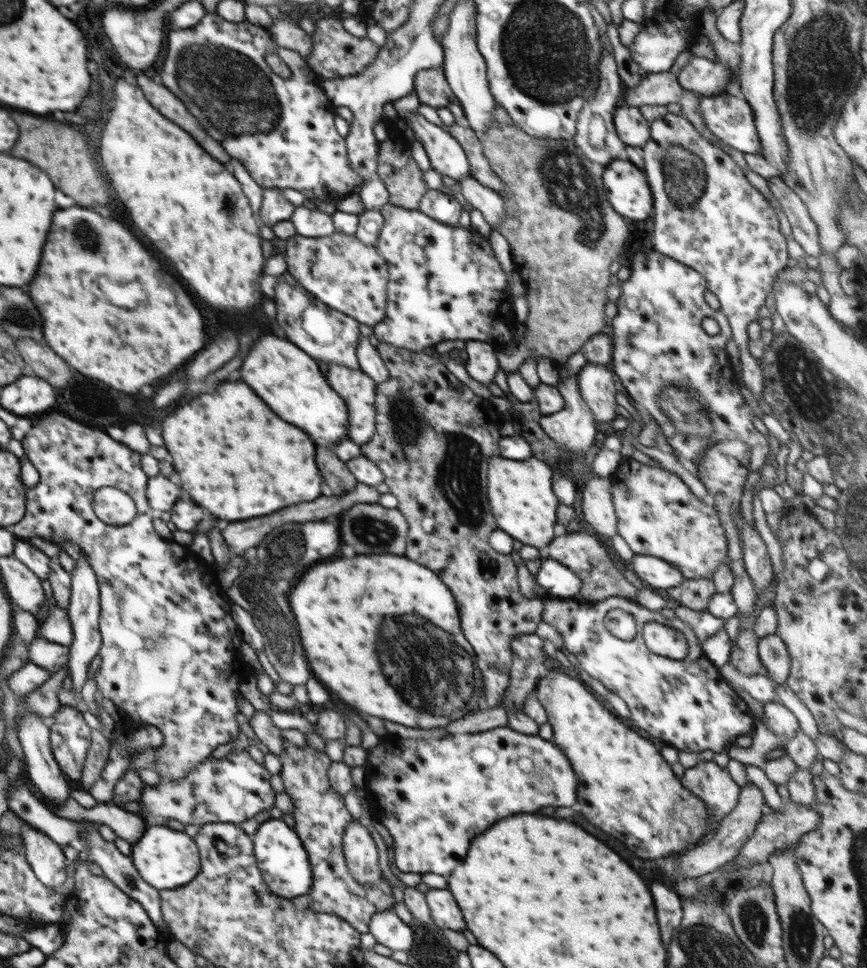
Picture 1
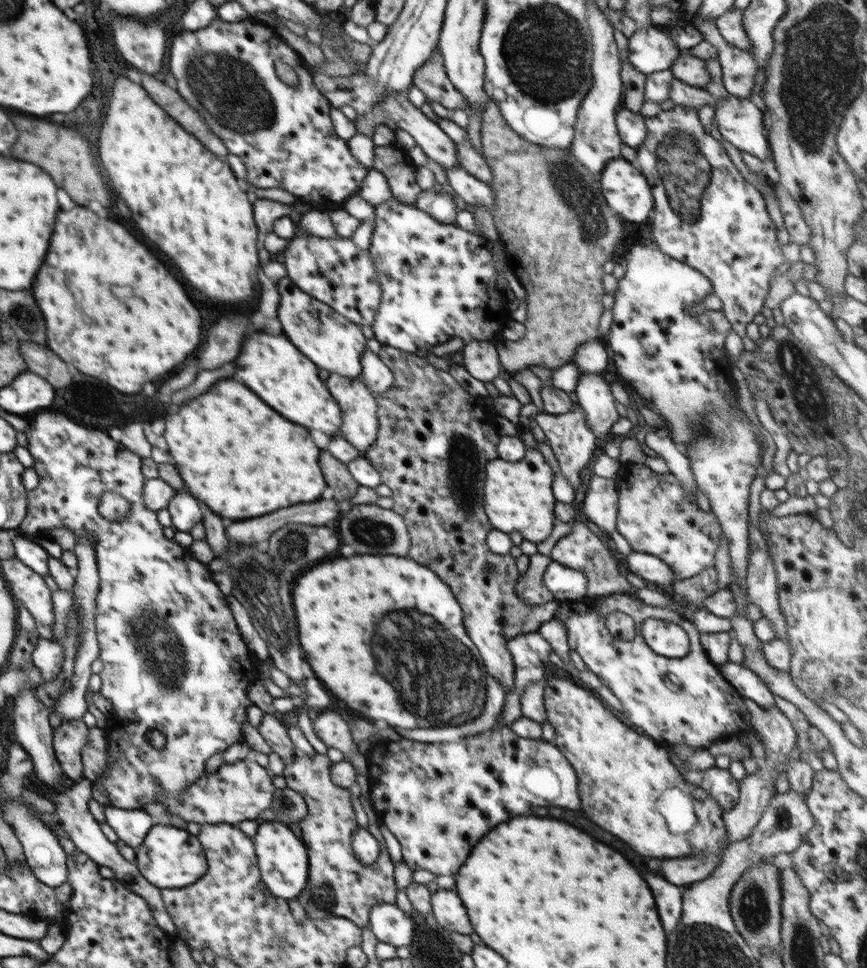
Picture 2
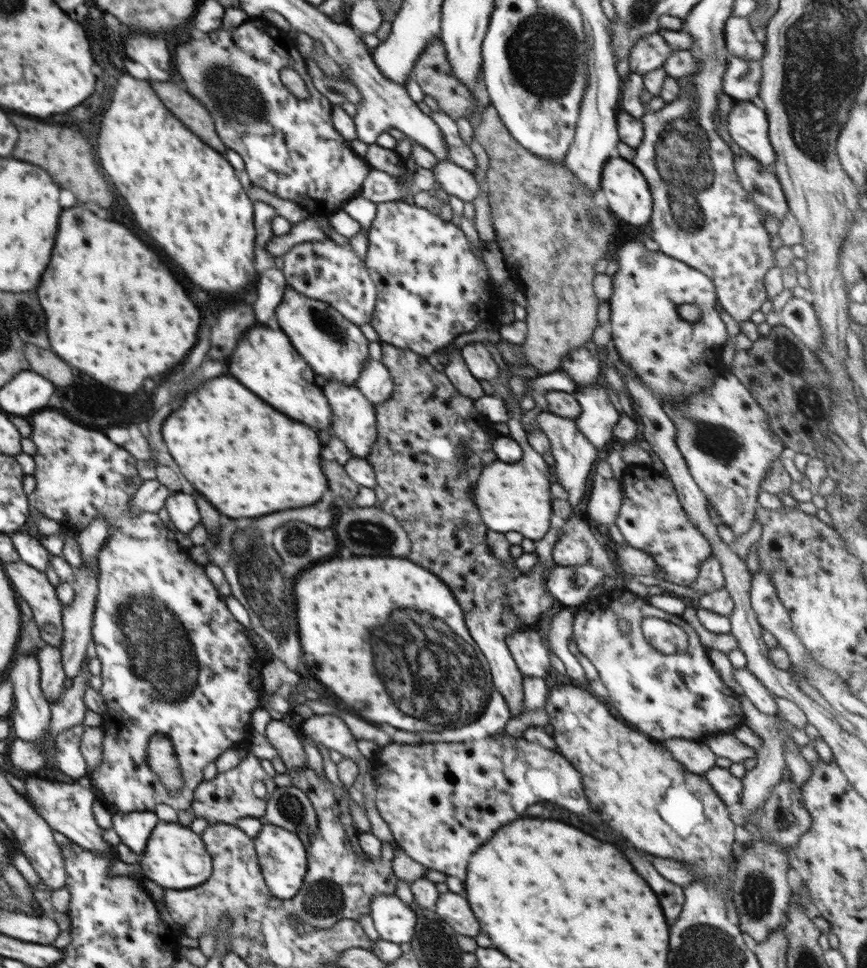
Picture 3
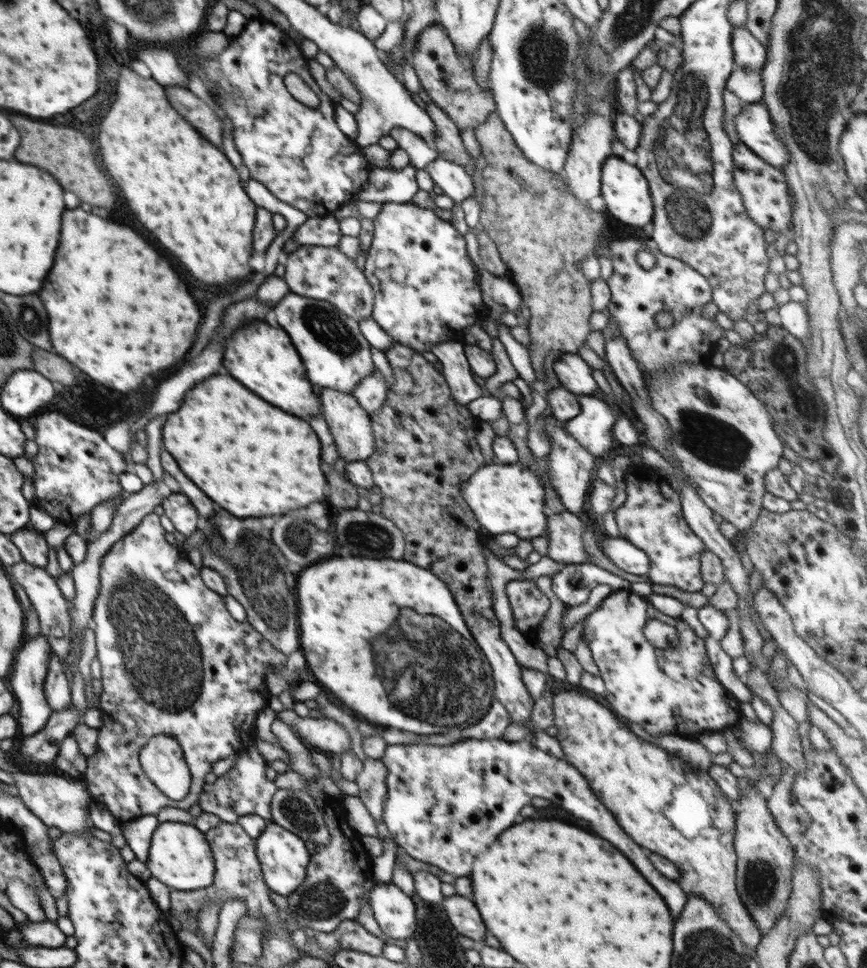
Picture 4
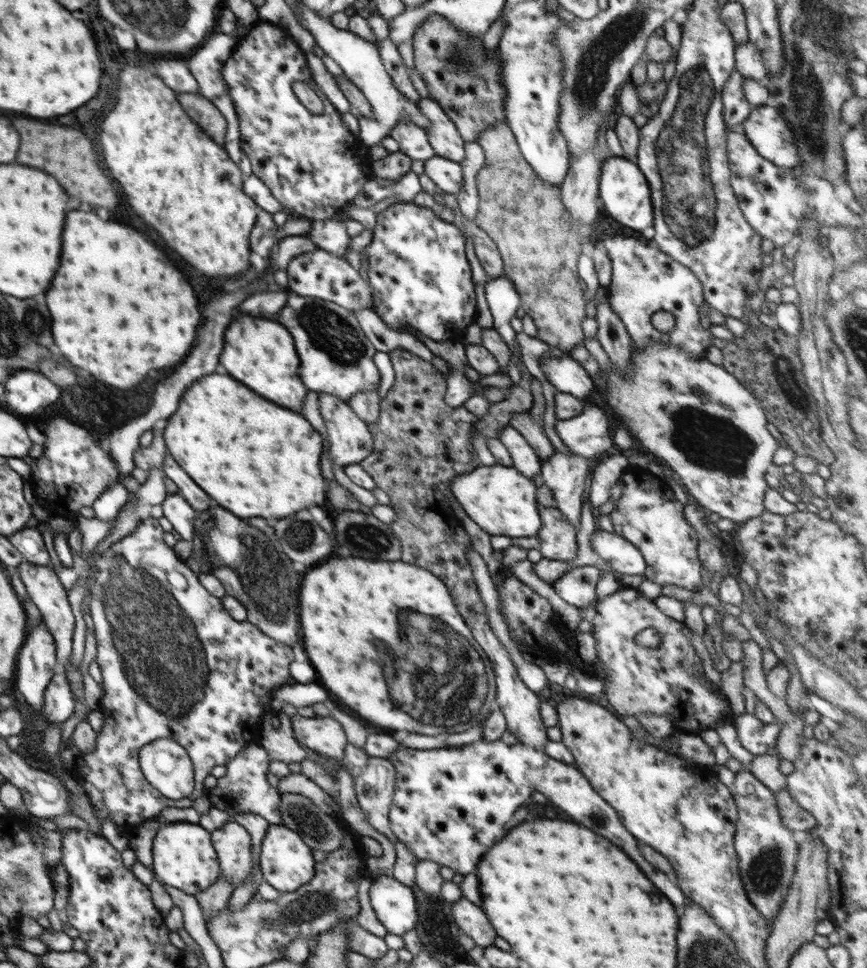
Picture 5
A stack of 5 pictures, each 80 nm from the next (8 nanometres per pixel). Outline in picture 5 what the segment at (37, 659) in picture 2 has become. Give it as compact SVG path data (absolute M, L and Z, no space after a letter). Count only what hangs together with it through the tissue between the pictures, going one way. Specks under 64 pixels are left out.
M57 669L50 679L43 696L43 711L41 714L44 722L64 722L74 714L74 696L67 676L62 670Z

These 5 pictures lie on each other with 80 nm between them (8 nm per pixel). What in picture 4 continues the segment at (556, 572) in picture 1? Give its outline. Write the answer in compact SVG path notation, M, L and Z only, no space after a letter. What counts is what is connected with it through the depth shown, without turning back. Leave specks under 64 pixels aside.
M592 563L565 565L560 572L552 576L552 591L562 601L562 603L574 607L584 604L590 597L590 592L599 584L609 584L613 591L620 589L630 589L631 583L624 578L620 578L599 566Z

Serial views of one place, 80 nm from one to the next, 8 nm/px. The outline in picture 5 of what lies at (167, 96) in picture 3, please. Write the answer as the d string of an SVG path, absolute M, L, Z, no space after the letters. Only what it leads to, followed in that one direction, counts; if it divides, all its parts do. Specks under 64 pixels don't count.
M178 94L180 104L184 106L186 114L212 138L216 144L223 146L228 128L227 120L212 104L211 100L200 94Z

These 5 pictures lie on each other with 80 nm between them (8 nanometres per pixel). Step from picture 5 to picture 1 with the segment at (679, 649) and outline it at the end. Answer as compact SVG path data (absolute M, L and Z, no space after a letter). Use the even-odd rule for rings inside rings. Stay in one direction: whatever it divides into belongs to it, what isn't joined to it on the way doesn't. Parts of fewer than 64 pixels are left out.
M618 596L600 600L598 603L581 602L575 598L564 600L552 597L541 598L540 602L544 605L542 621L556 628L557 632L562 635L564 648L576 656L580 666L590 677L602 682L610 692L617 694L626 702L630 710L630 718L634 722L634 726L638 726L640 730L646 730L650 736L663 740L666 745L673 746L678 751L707 755L724 752L725 748L735 744L740 736L752 736L756 718L750 713L742 697L724 680L718 667L708 660L701 648L699 638L688 623L678 617L667 617L661 611L649 610L636 601ZM615 608L621 608L635 618L638 634L630 641L620 640L607 634L604 629L603 617L608 611ZM647 622L659 622L685 634L689 644L686 658L672 660L650 652L641 635L641 630Z

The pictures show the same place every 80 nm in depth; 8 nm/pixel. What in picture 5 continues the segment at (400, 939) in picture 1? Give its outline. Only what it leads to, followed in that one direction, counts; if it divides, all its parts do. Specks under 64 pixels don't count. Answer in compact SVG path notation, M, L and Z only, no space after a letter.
M391 875L373 877L369 890L369 901L380 922L387 928L387 933L404 936L412 931L417 923L417 904L411 887L400 883Z

